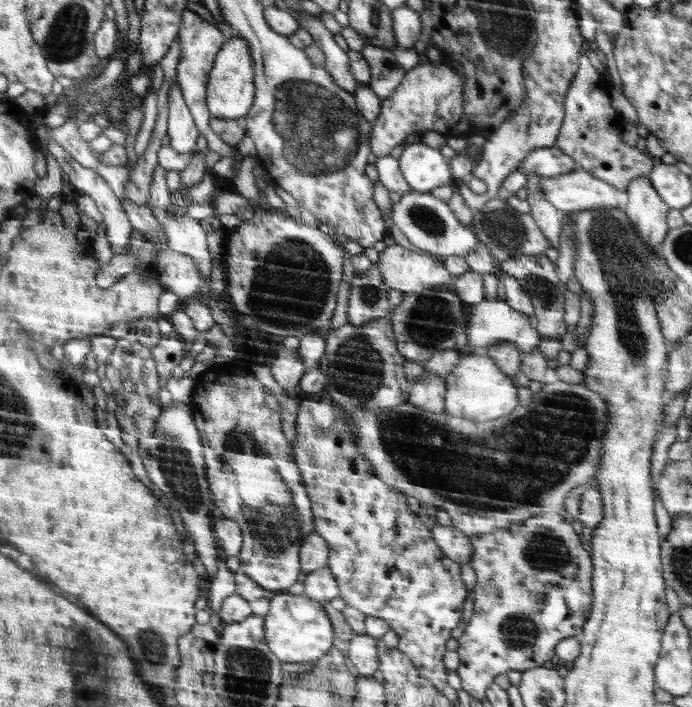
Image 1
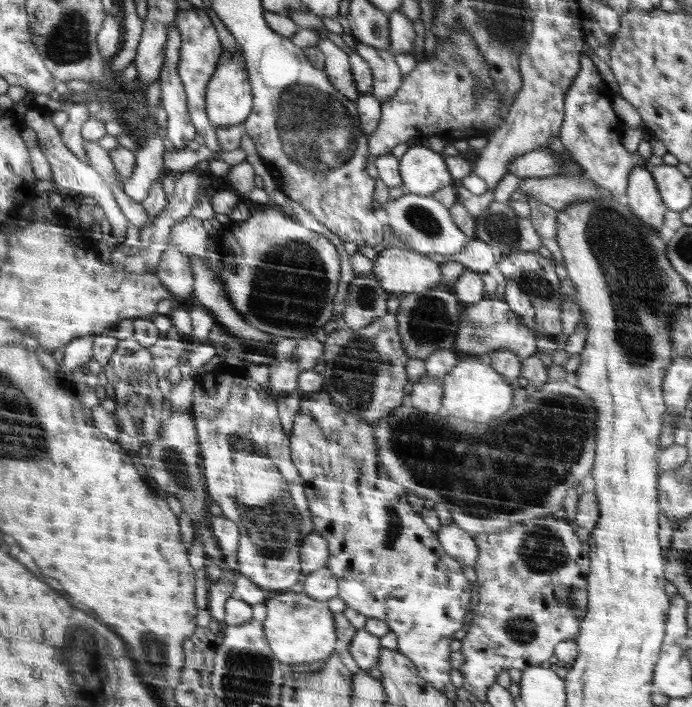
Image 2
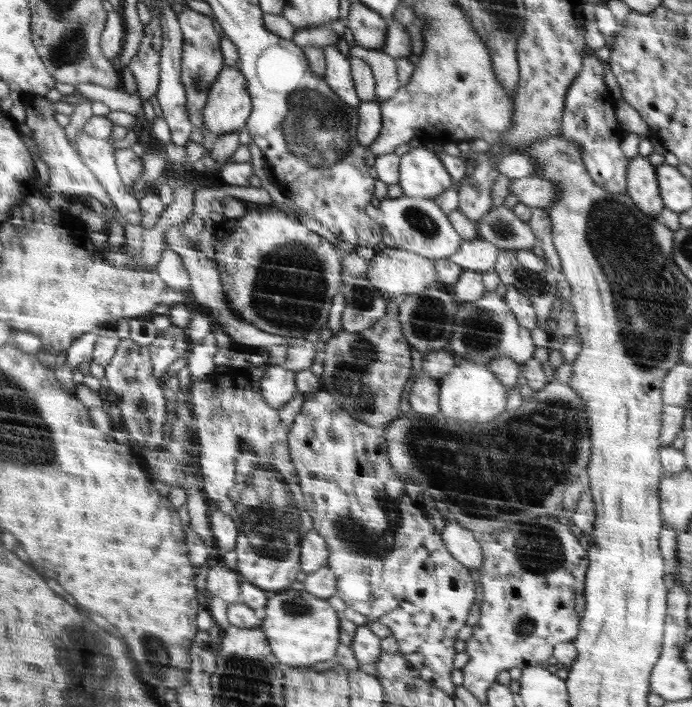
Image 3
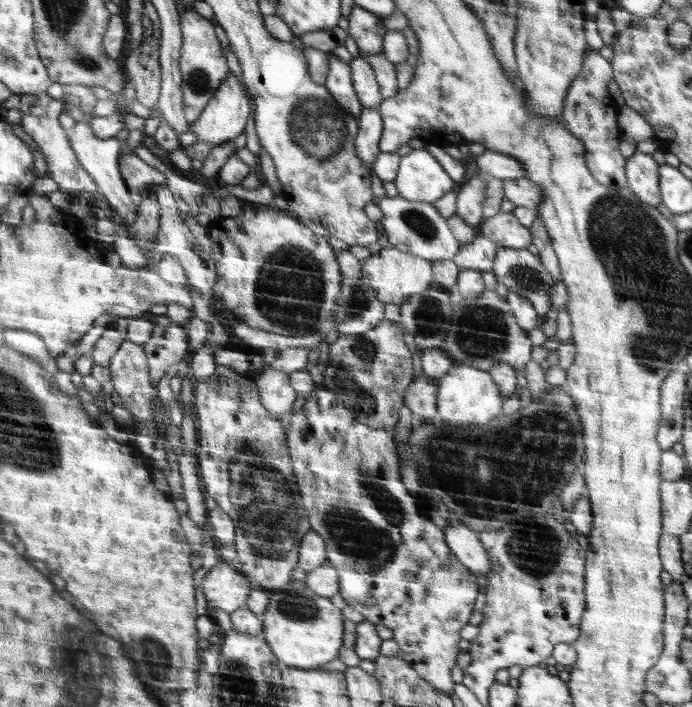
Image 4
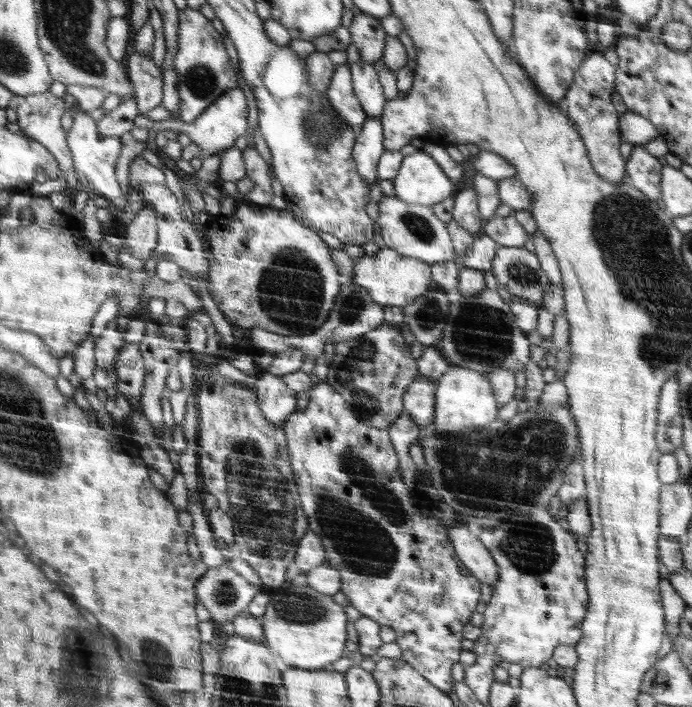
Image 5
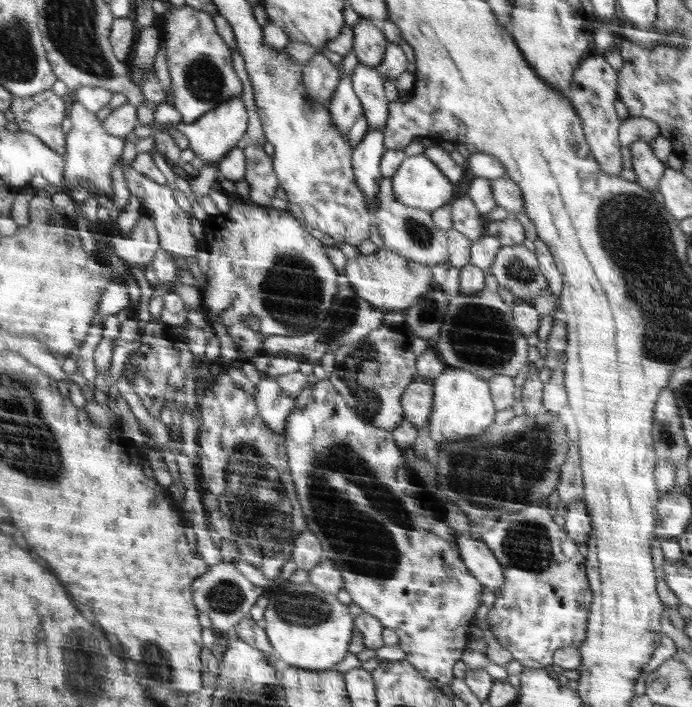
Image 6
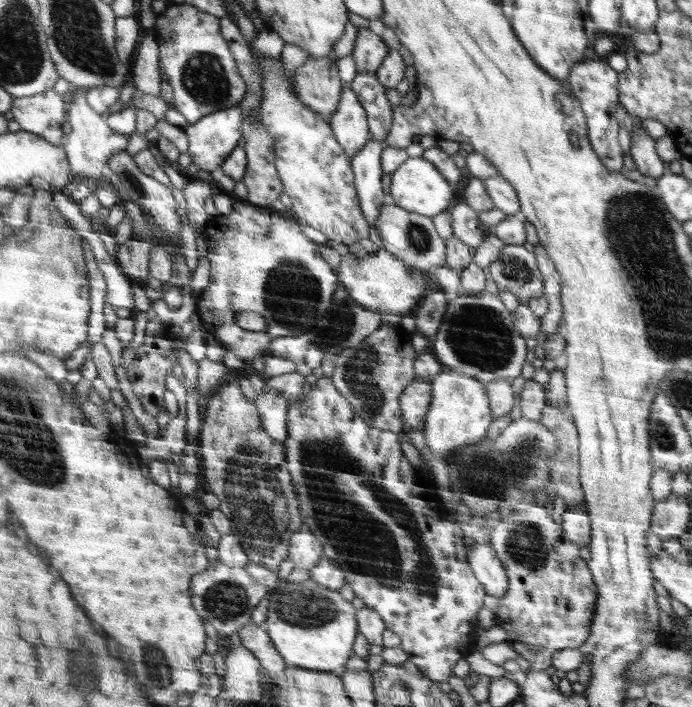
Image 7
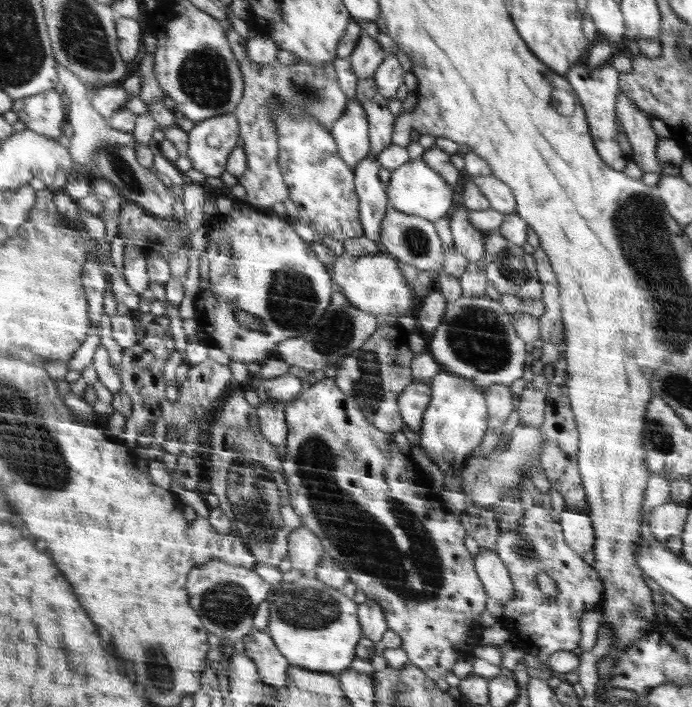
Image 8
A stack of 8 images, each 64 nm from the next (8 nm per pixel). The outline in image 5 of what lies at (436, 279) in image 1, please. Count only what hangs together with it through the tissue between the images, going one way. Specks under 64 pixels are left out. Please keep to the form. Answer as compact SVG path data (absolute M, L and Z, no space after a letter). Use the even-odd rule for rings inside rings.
M386 246L376 254L365 254L356 259L351 280L365 288L378 304L402 307L412 303L426 290L430 290L430 282L432 282L430 266L426 261L404 256L396 249Z

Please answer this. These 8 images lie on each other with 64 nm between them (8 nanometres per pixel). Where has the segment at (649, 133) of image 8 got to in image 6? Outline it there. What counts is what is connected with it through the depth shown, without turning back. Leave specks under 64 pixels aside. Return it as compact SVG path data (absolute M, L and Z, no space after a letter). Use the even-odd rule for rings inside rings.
M637 140L630 146L635 182L650 192L659 191L661 176L667 169L663 161L652 154L648 140Z

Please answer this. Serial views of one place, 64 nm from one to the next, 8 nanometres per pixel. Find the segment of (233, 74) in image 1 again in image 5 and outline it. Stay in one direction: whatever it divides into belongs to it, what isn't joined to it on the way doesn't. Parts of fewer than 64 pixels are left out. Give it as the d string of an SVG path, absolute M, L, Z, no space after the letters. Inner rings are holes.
M236 88L236 90L230 90L230 92L226 92L224 96L220 96L216 103L210 104L210 106L202 112L200 118L192 123L185 123L182 120L174 119L153 121L140 114L140 112L138 116L134 118L133 123L134 126L142 129L153 129L157 131L173 130L176 134L187 134L191 138L191 142L202 149L204 156L213 155L214 153L220 153L232 147L234 140L247 133L248 107L246 102L247 100L243 92L239 88Z

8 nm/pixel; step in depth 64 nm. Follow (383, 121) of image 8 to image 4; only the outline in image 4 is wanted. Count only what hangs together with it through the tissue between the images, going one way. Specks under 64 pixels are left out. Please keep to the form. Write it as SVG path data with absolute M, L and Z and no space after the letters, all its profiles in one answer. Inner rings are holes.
M357 57L353 58L349 65L353 88L360 104L366 108L378 109L384 99L380 95L380 88L370 63Z

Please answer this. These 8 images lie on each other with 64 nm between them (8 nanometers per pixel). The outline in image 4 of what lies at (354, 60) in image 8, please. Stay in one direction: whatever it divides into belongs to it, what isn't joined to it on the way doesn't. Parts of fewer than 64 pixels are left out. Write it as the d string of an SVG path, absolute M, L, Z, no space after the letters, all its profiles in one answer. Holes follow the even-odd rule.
M355 5L348 17L350 28L347 32L355 40L360 51L366 54L382 53L383 39L387 34L383 18L364 9Z

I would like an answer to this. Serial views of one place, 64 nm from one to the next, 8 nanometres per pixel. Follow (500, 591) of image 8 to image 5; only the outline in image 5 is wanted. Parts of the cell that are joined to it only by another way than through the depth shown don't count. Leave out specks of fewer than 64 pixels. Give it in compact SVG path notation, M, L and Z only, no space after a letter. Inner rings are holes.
M465 524L450 526L449 539L456 549L457 557L478 580L492 586L498 577L498 565L484 543L470 534Z

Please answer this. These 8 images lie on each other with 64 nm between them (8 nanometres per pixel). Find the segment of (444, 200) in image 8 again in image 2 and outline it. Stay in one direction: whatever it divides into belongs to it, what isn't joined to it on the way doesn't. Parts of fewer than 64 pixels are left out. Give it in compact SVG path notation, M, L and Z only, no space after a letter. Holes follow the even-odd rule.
M423 144L408 147L399 160L403 188L410 194L430 196L442 186L452 185L452 173L444 155Z

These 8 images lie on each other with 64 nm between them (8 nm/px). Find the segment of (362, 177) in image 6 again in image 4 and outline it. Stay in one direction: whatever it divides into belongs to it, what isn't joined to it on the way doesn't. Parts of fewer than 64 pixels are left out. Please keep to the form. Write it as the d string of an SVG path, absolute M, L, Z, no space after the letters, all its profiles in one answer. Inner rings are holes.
M363 107L358 120L360 122L356 138L358 156L366 161L366 164L372 164L381 153L378 143L384 130L383 118L379 109Z

